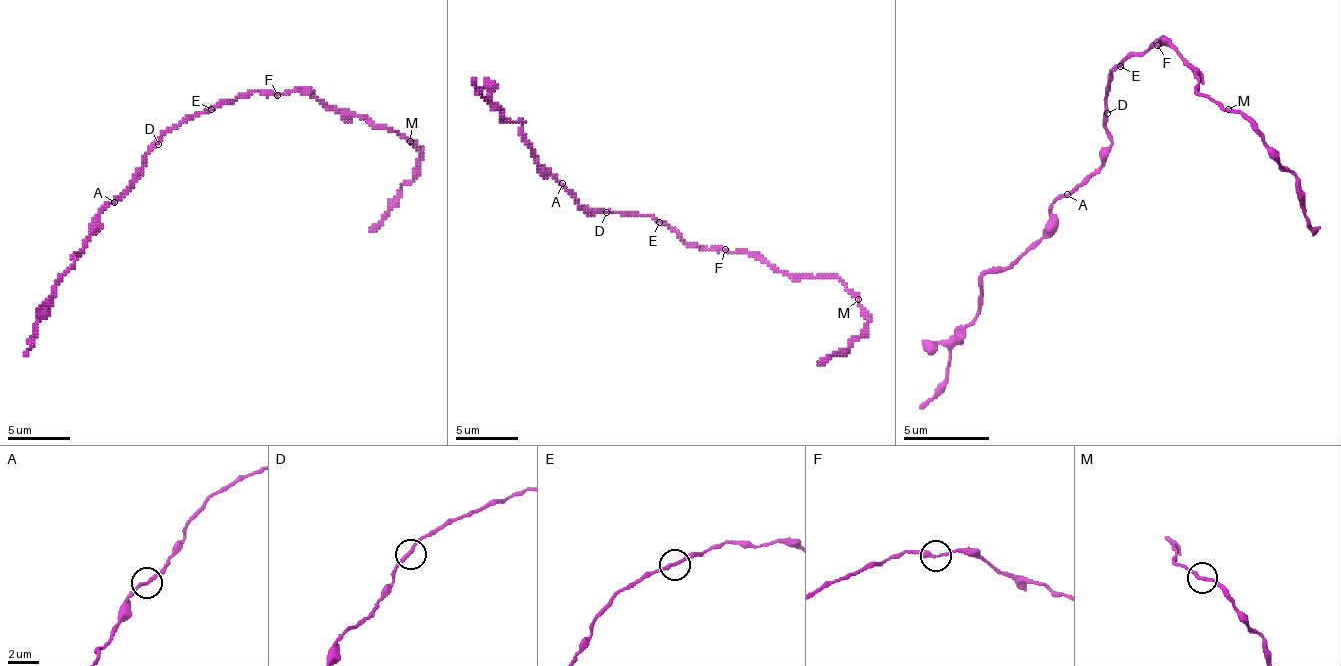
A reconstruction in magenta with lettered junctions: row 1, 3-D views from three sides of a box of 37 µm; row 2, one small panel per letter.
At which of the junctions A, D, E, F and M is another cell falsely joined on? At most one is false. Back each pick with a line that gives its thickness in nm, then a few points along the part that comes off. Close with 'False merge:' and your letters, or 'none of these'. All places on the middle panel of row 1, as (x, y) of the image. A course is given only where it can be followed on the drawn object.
False merge: none of these

